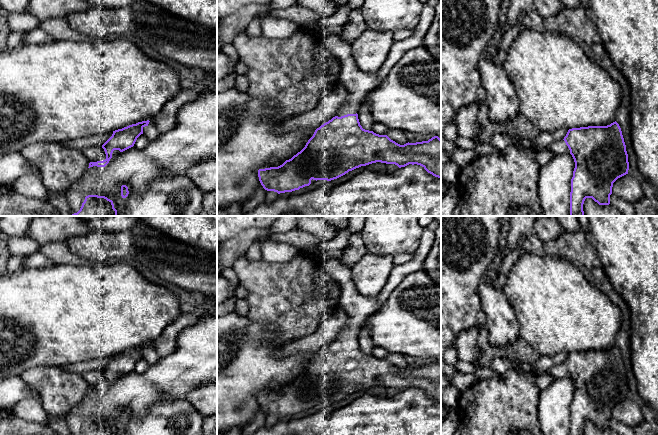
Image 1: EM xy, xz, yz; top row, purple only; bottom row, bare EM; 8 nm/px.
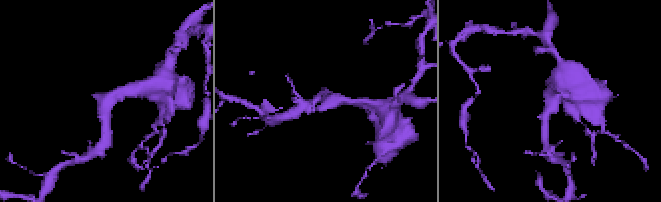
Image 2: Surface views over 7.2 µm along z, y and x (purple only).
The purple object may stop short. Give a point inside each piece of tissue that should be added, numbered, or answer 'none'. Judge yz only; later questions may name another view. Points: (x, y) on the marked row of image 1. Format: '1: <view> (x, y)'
1: yz (559, 147)

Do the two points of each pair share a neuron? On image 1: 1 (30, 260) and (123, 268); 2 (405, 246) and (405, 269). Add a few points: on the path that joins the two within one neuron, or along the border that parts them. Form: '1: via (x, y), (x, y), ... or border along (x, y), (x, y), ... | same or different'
1: border along (53, 264), (47, 267), (29, 268) | different
2: border along (423, 233), (418, 248), (412, 254) | different

